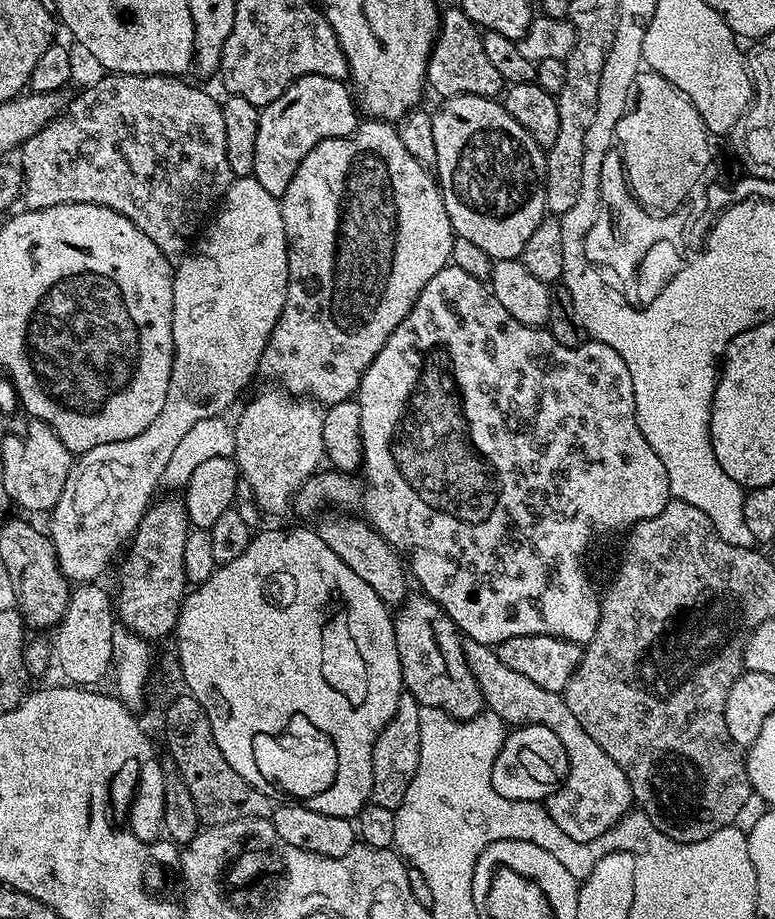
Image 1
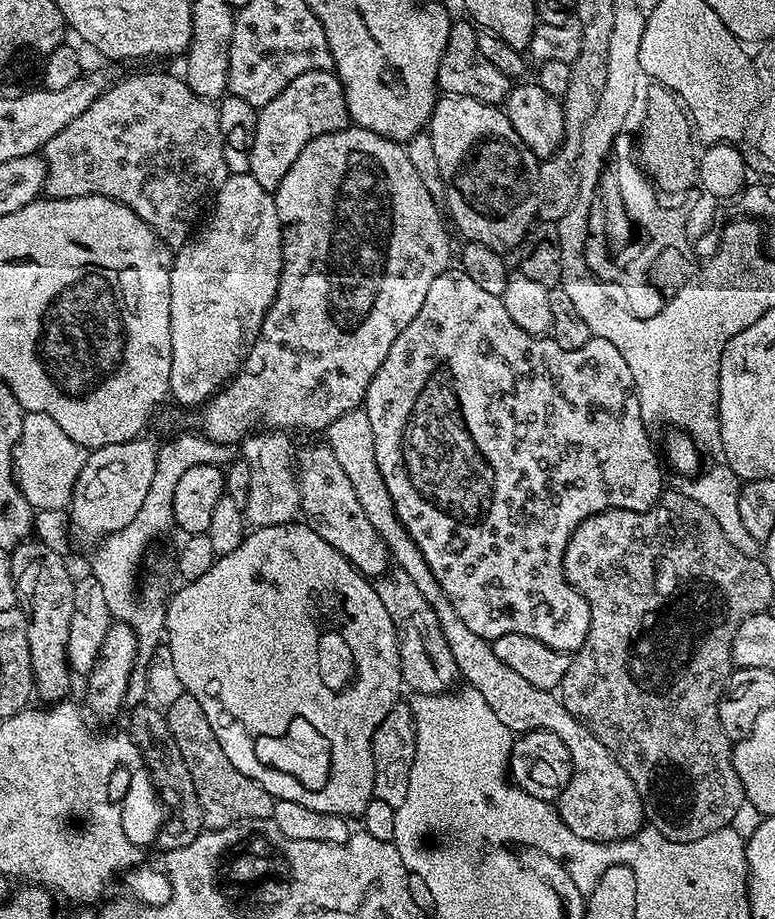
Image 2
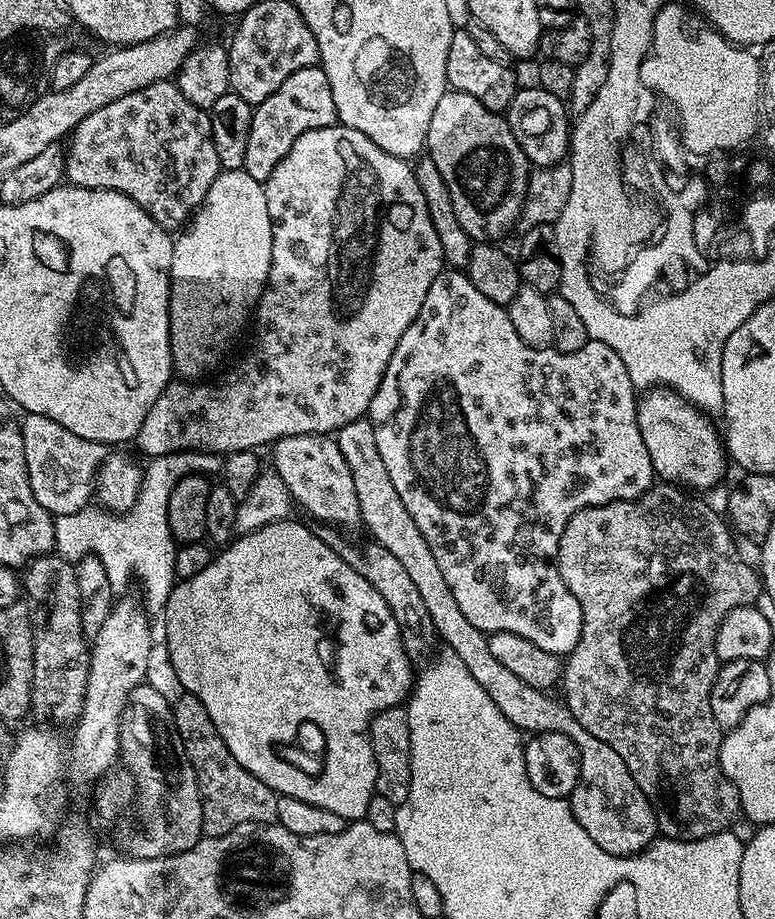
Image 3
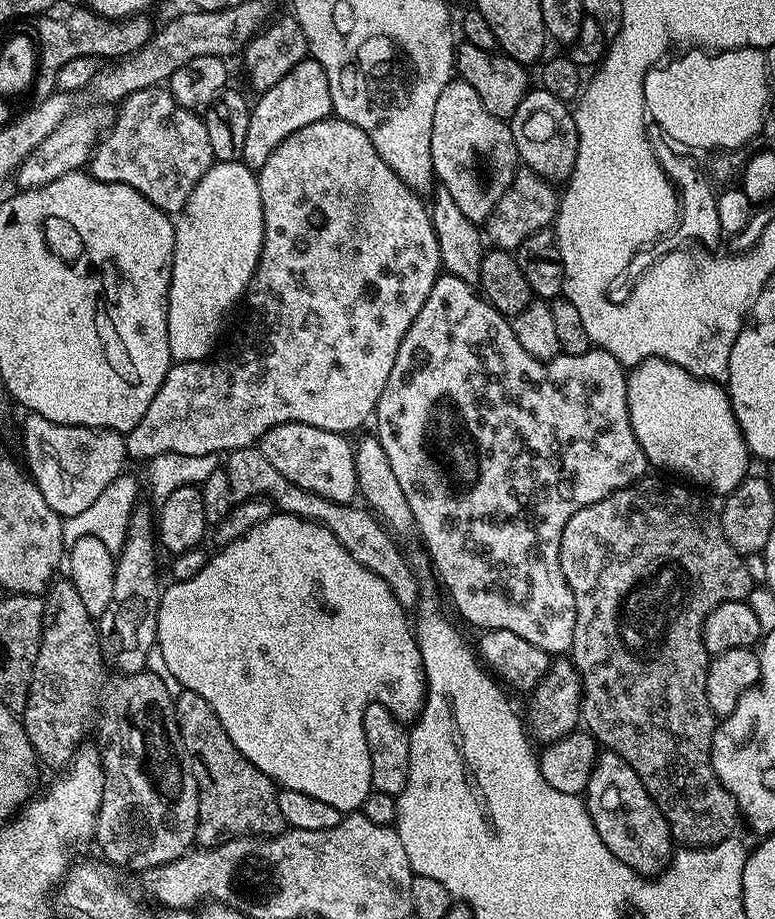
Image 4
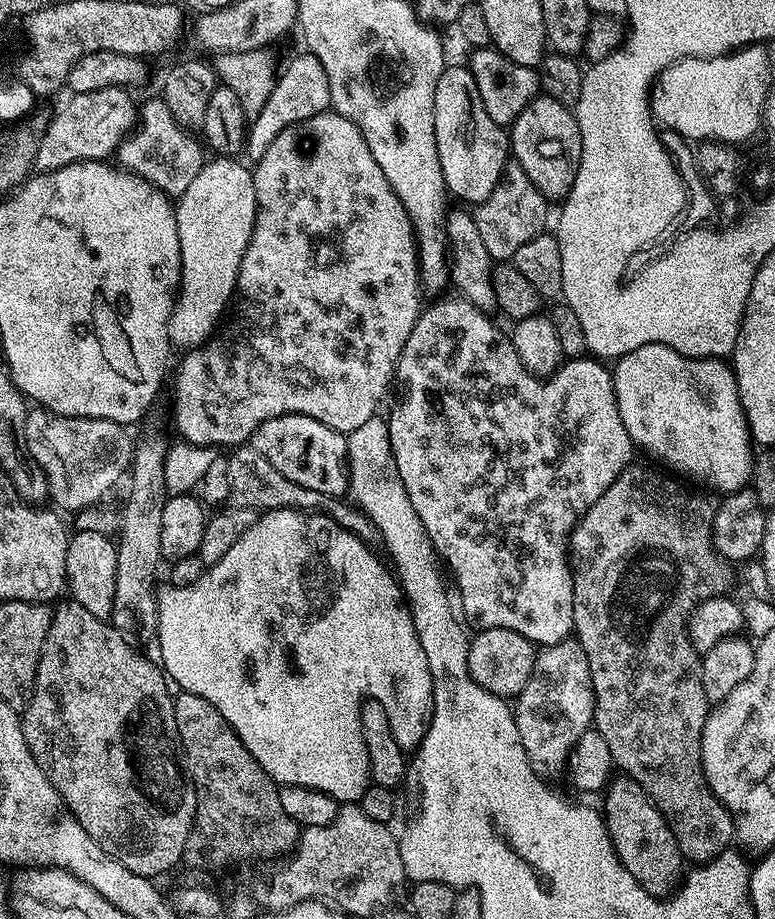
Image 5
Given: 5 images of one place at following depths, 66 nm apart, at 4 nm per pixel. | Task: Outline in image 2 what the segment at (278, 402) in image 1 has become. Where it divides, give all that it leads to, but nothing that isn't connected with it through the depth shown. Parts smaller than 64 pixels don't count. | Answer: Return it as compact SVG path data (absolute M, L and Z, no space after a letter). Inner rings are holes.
M257 430L242 441L243 463L250 466L250 490L243 497L245 521L252 528L293 523L301 515L300 481L294 467L292 440L284 430Z

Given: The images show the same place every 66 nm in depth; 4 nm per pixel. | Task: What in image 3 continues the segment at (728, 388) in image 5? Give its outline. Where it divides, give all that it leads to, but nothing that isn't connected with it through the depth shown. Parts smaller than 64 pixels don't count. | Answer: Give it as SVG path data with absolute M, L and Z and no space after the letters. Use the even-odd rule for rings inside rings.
M663 386L653 387L639 397L636 409L638 410L638 426L642 430L642 440L646 442L646 450L650 453L652 471L661 481L688 490L707 490L715 488L721 483L724 471L730 468L730 457L726 451L725 441L719 427L712 425L713 417L707 412L700 411L695 404L688 403L684 397Z

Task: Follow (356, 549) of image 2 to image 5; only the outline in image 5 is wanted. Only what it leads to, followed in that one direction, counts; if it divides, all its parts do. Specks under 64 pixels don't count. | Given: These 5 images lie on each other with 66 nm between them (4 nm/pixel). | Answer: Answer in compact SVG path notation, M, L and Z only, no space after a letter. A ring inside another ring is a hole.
M293 412L270 418L254 430L250 447L258 450L270 466L286 474L290 482L298 482L306 490L318 490L318 494L337 498L348 492L348 437L338 430L330 430L330 426L322 426L314 418Z

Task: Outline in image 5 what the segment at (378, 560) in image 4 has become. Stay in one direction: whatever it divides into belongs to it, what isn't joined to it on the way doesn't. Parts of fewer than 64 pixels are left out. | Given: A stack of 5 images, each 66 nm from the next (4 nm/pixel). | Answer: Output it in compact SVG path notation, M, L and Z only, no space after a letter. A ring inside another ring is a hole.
M244 446L239 449L240 452L234 459L234 496L241 508L255 508L264 512L272 512L275 508L297 508L299 512L321 511L328 515L331 520L338 522L347 532L353 532L359 540L372 542L377 539L378 533L376 527L369 518L359 508L343 499L318 494L318 490L306 490L306 486L298 486L298 482L290 482L286 474L281 474L275 466L270 466L258 450L250 446Z

